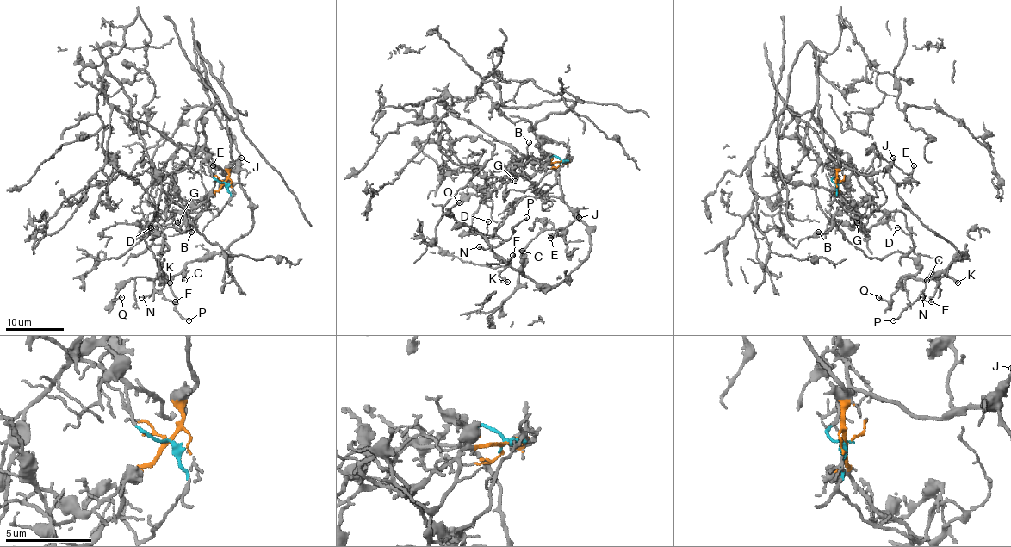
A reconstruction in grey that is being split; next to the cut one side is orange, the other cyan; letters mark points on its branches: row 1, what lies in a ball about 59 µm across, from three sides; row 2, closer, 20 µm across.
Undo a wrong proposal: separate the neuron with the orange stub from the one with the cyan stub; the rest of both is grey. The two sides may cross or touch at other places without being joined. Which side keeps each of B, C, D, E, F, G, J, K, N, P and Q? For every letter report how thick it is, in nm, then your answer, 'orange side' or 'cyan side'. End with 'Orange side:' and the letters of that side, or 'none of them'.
B: calibre 140 nm; orange side
C: calibre 110 nm; cyan side
D: calibre 90 nm; orange side
E: calibre 170 nm; cyan side
F: calibre 140 nm; cyan side
G: calibre 150 nm; orange side
J: calibre 200 nm; cyan side
K: calibre 120 nm; cyan side
N: calibre 200 nm; cyan side
P: calibre 160 nm; cyan side
Q: calibre 110 nm; cyan side
Orange side: B, D, G

